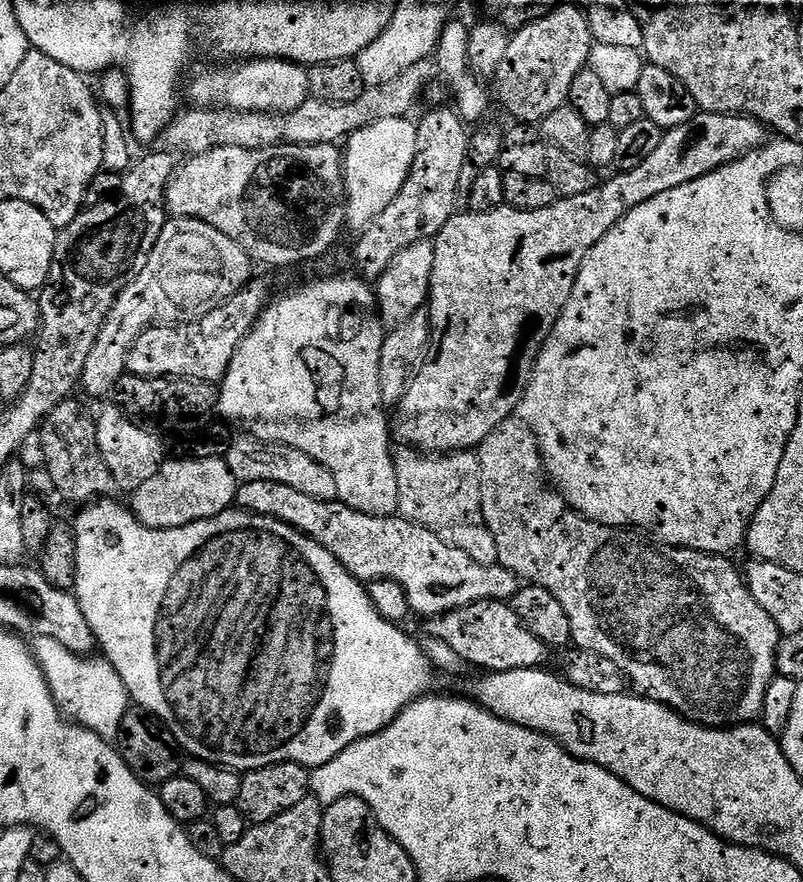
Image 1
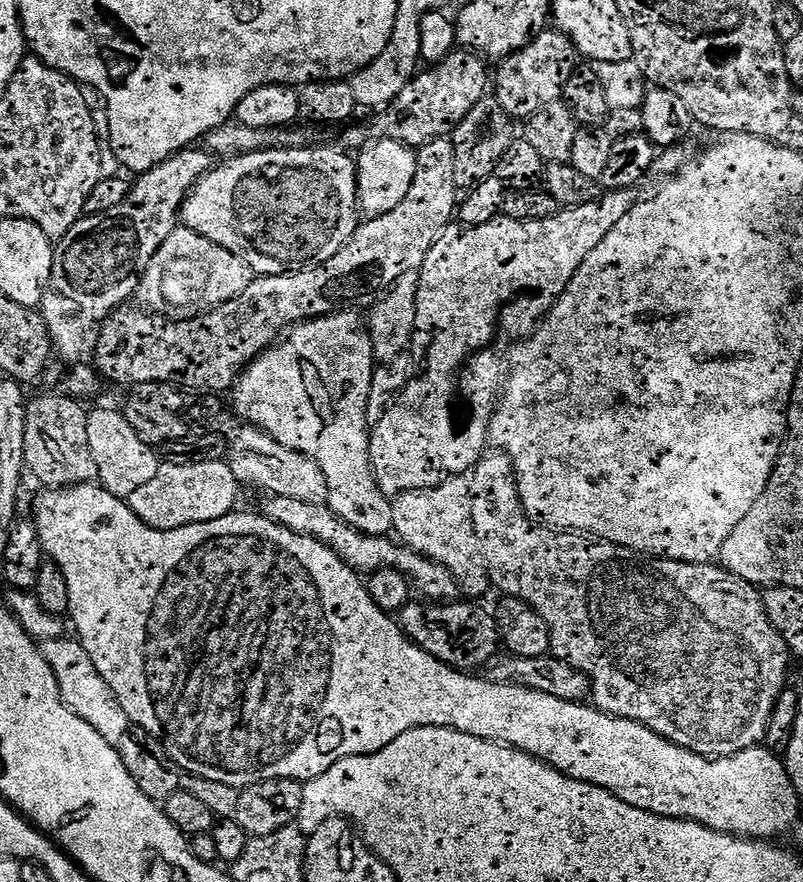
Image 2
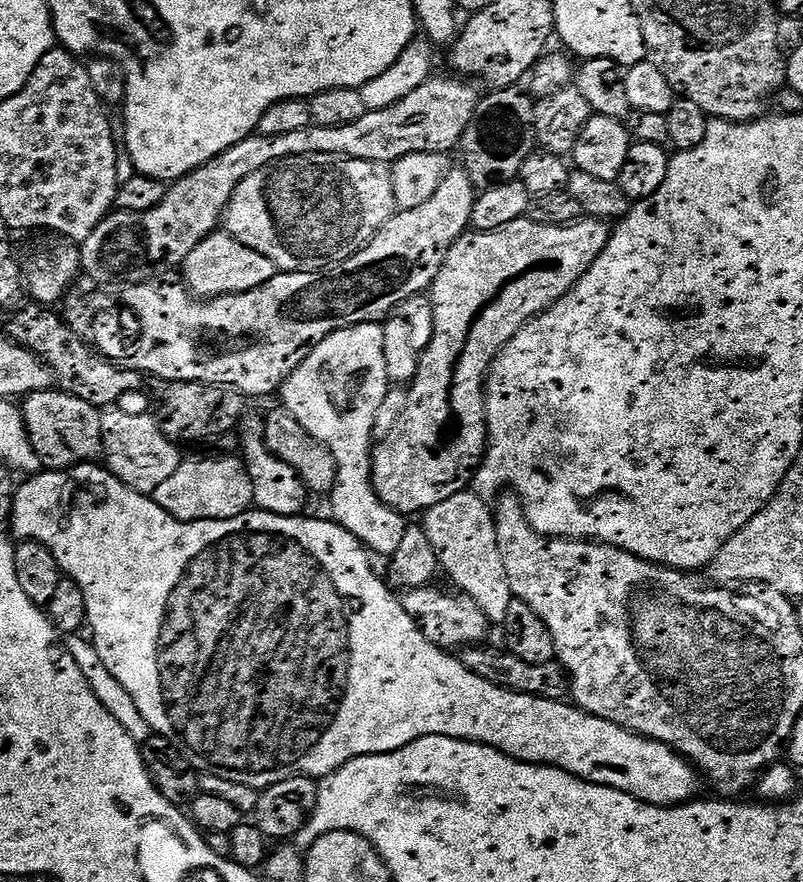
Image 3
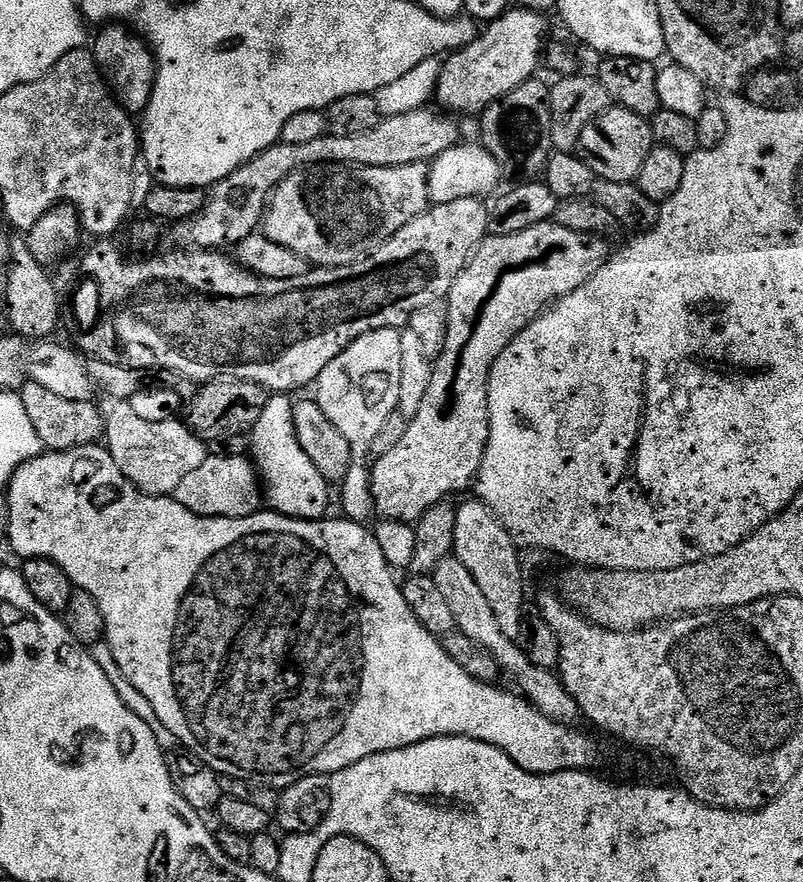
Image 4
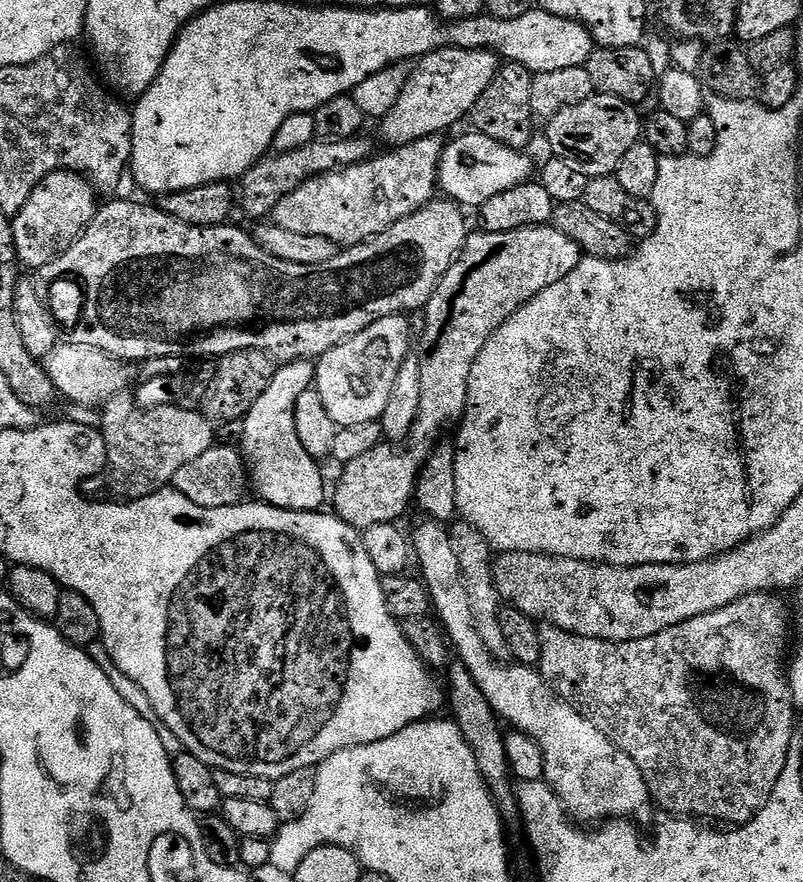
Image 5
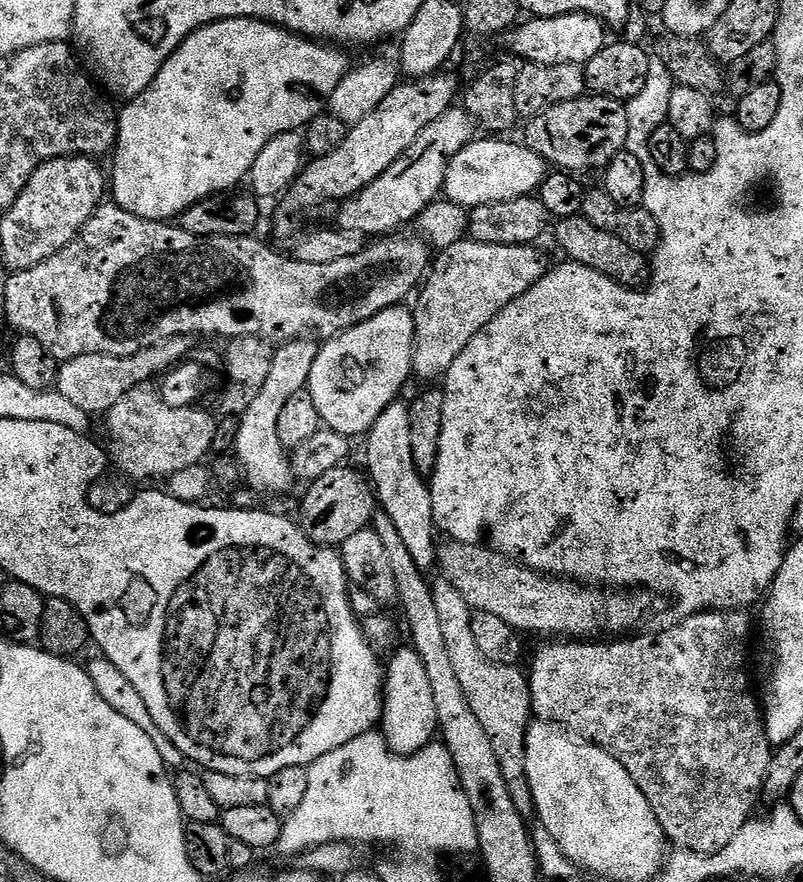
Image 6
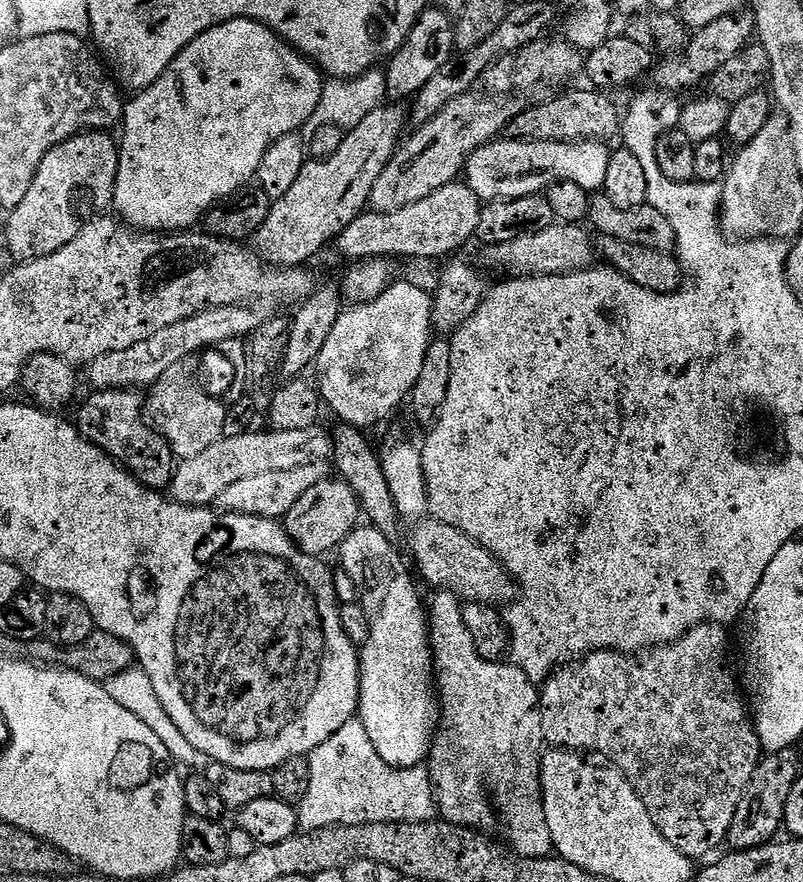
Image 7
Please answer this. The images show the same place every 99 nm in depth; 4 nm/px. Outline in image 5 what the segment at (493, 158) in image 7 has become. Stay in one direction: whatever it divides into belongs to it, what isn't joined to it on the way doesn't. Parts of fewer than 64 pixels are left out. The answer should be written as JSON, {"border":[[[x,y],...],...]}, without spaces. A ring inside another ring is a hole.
{"border":[[[469,131],[469,136],[460,136],[457,140],[448,140],[444,153],[440,156],[440,175],[438,188],[447,199],[456,201],[461,206],[476,204],[482,206],[490,198],[510,190],[515,184],[523,184],[529,179],[532,164],[523,151],[516,151],[494,138],[488,138],[480,132]]]}

